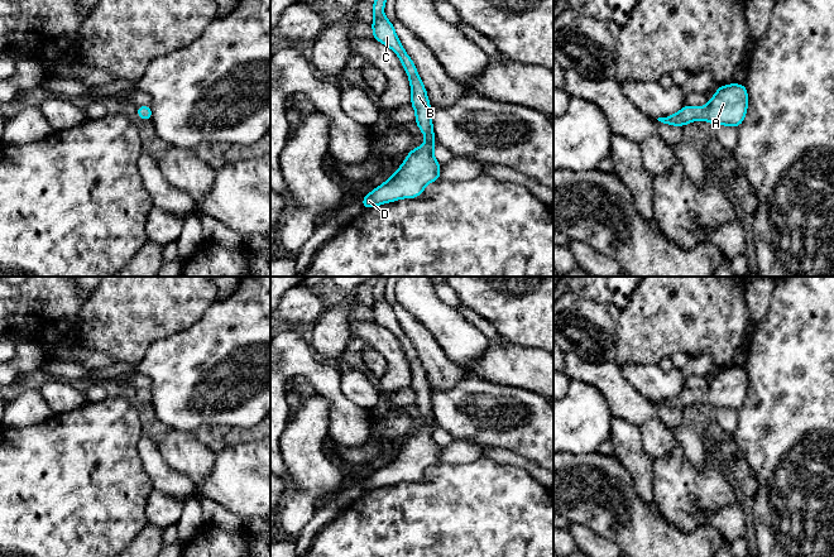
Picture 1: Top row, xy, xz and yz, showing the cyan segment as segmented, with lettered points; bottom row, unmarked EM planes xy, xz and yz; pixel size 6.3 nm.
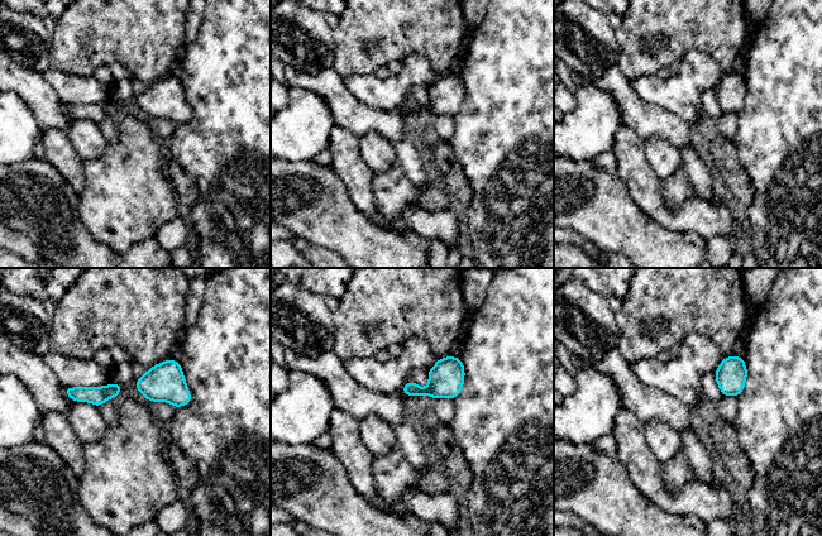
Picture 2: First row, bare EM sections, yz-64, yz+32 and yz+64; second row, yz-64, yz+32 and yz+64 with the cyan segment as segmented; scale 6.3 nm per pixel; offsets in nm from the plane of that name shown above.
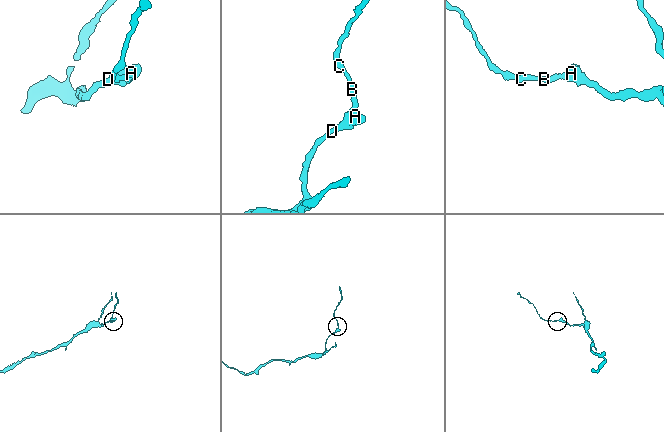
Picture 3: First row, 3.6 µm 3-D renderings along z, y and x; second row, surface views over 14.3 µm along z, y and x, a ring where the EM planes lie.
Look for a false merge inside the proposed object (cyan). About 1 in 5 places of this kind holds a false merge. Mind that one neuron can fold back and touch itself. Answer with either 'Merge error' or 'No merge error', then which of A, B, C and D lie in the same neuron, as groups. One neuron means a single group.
No merge error. Groups: A B C D

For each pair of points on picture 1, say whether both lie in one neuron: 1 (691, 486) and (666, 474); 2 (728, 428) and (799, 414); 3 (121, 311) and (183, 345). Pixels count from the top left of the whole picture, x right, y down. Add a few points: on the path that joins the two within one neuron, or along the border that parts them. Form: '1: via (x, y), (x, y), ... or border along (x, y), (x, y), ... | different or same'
1: via (685, 486), (680, 486), (672, 479) | same
2: border along (738, 411), (738, 425), (731, 435) | different
3: border along (195, 322), (186, 329), (156, 340), (144, 354) | different

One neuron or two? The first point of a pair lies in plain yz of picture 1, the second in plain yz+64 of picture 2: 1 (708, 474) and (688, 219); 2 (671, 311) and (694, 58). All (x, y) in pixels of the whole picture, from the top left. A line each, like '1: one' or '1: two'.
1: two
2: two

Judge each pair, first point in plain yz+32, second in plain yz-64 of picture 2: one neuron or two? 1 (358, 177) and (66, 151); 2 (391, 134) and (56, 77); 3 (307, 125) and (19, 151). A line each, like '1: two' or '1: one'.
1: one
2: two
3: one

